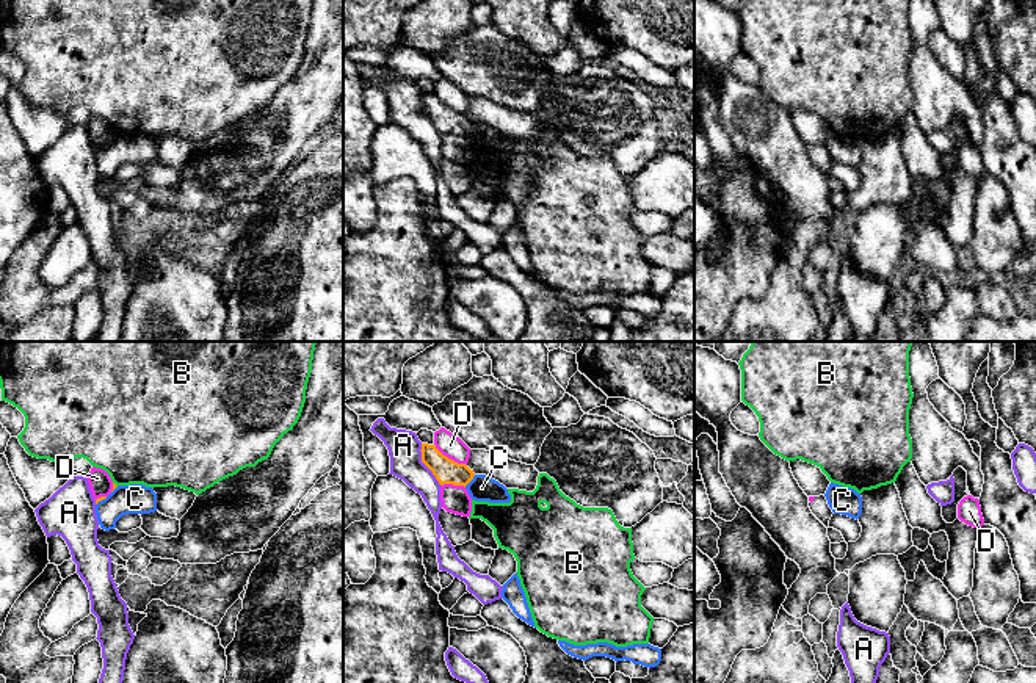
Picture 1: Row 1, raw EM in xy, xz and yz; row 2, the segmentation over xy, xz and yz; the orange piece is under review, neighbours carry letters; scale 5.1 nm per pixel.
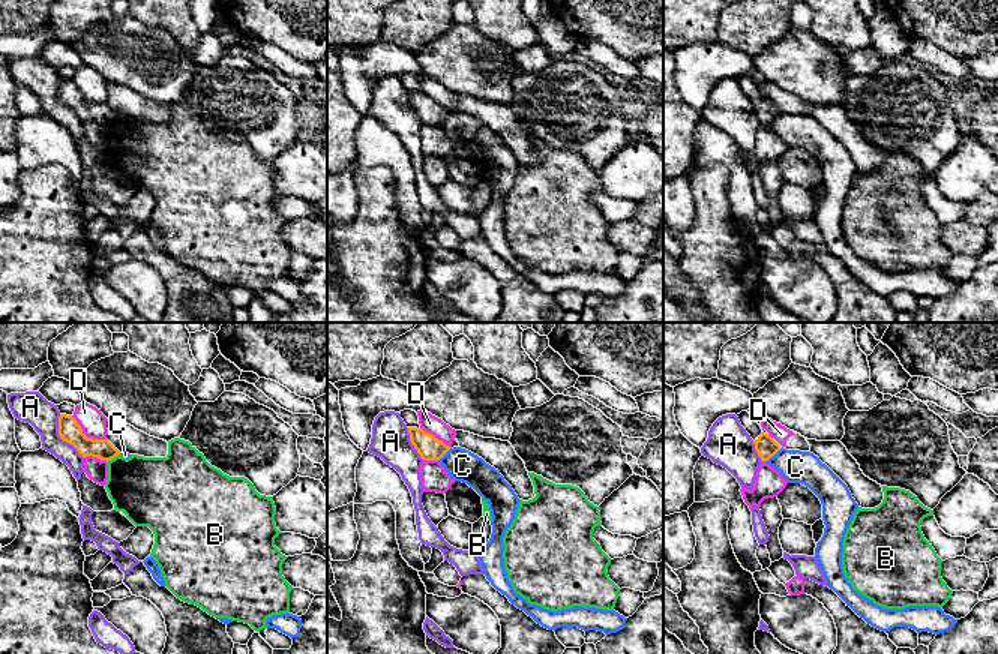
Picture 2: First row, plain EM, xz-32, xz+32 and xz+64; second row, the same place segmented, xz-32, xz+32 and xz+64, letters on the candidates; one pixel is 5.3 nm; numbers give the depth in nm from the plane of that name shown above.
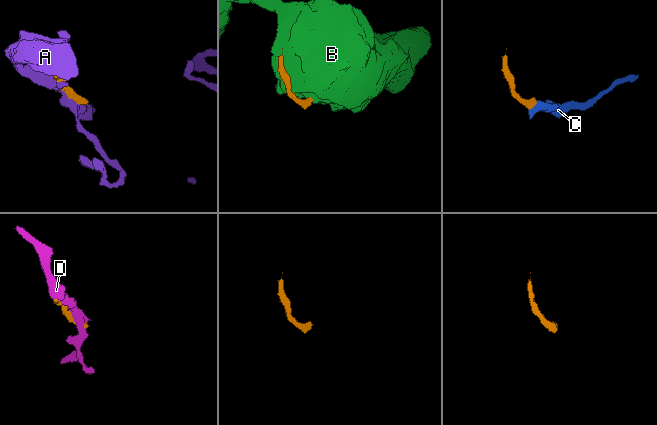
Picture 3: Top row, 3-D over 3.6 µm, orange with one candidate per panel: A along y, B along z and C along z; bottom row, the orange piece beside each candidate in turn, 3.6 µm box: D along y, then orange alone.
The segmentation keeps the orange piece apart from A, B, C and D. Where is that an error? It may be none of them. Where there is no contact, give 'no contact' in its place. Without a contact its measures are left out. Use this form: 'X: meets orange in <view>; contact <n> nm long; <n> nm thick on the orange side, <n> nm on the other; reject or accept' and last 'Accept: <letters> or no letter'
A: meets orange in xz; contact 240 nm long; 130 nm thick on the orange side, 160 nm on the other; reject
B: meets orange in xy; contact 40 nm long; 20 nm thick on the orange side, 440 nm on the other; reject
C: meets orange in xz; contact 90 nm long; 130 nm thick on the orange side, 140 nm on the other; reject
D: meets orange in xz; contact 200 nm long; 130 nm thick on the orange side, 120 nm on the other; reject
Accept: no letter

